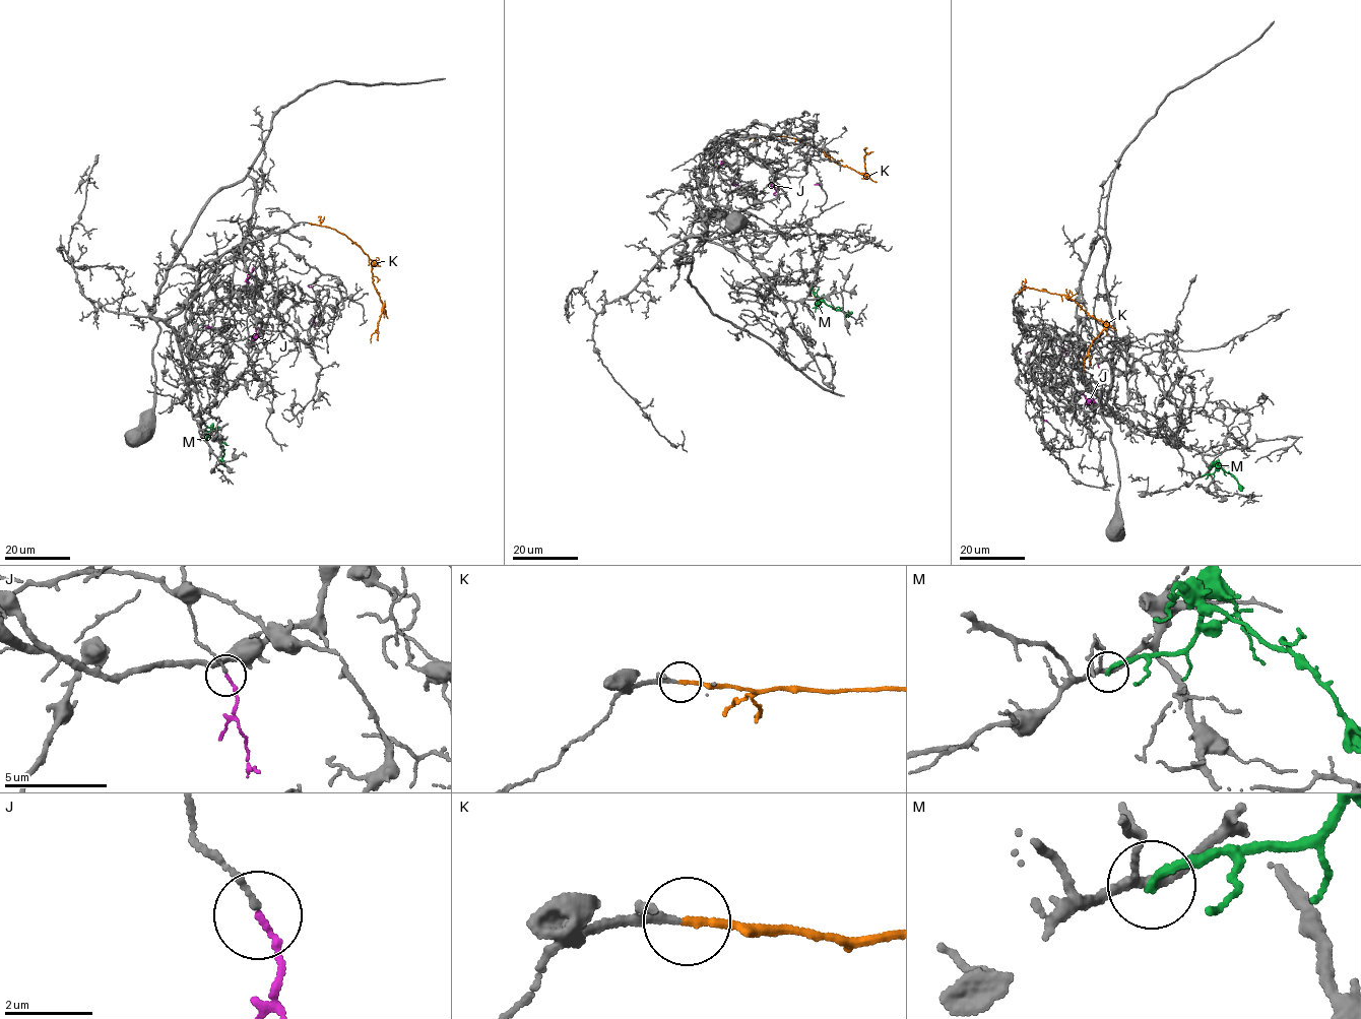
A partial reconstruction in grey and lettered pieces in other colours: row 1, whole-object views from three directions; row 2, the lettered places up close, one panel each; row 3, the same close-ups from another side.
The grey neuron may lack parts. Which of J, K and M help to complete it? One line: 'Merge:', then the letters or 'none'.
Merge: K

